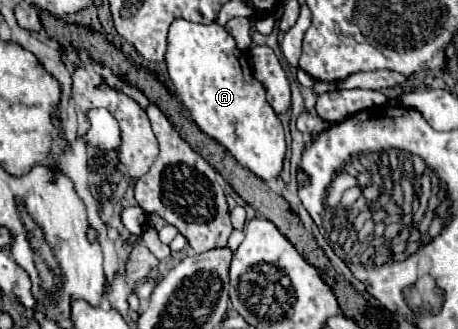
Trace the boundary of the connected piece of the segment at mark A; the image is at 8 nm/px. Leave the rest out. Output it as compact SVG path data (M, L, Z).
M174 20L168 32L166 68L174 82L176 96L190 110L202 132L222 144L244 168L264 182L278 178L286 154L284 128L272 106L266 102L264 86L254 78L248 54L238 50L224 26Z

